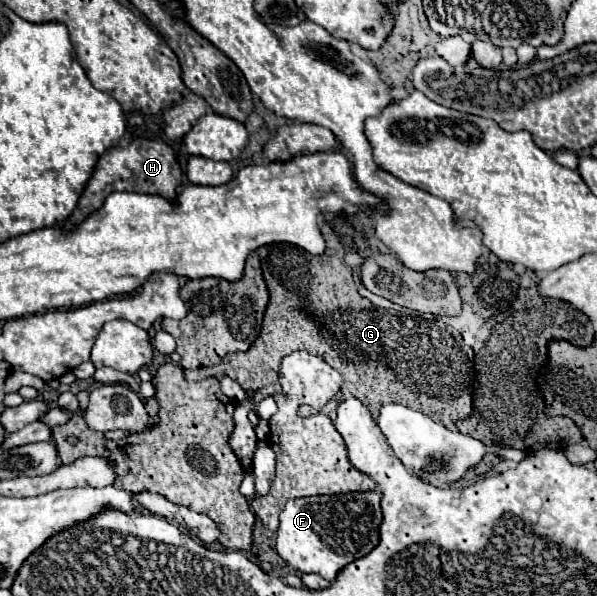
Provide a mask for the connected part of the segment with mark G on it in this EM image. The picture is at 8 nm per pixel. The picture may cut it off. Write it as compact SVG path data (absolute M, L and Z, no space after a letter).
M327 226L327 252L323 256L313 256L309 252L289 252L289 244L269 244L257 250L263 276L269 288L269 306L265 310L265 320L261 326L261 334L255 344L243 354L229 354L223 358L219 366L213 368L199 368L195 372L185 370L185 376L197 380L205 376L217 376L223 372L225 376L233 378L245 390L251 390L255 402L281 392L279 388L279 362L283 356L291 354L293 350L307 350L315 356L321 356L327 364L331 364L341 376L343 386L341 392L355 396L361 400L371 416L377 420L381 404L397 402L405 404L407 408L425 412L433 420L441 420L445 426L469 418L473 414L473 380L475 364L473 364L473 350L463 342L459 322L453 322L447 316L433 316L433 314L415 314L413 316L399 316L393 310L377 308L369 300L361 298L353 280L351 266L343 260L345 252L335 236L335 232Z

